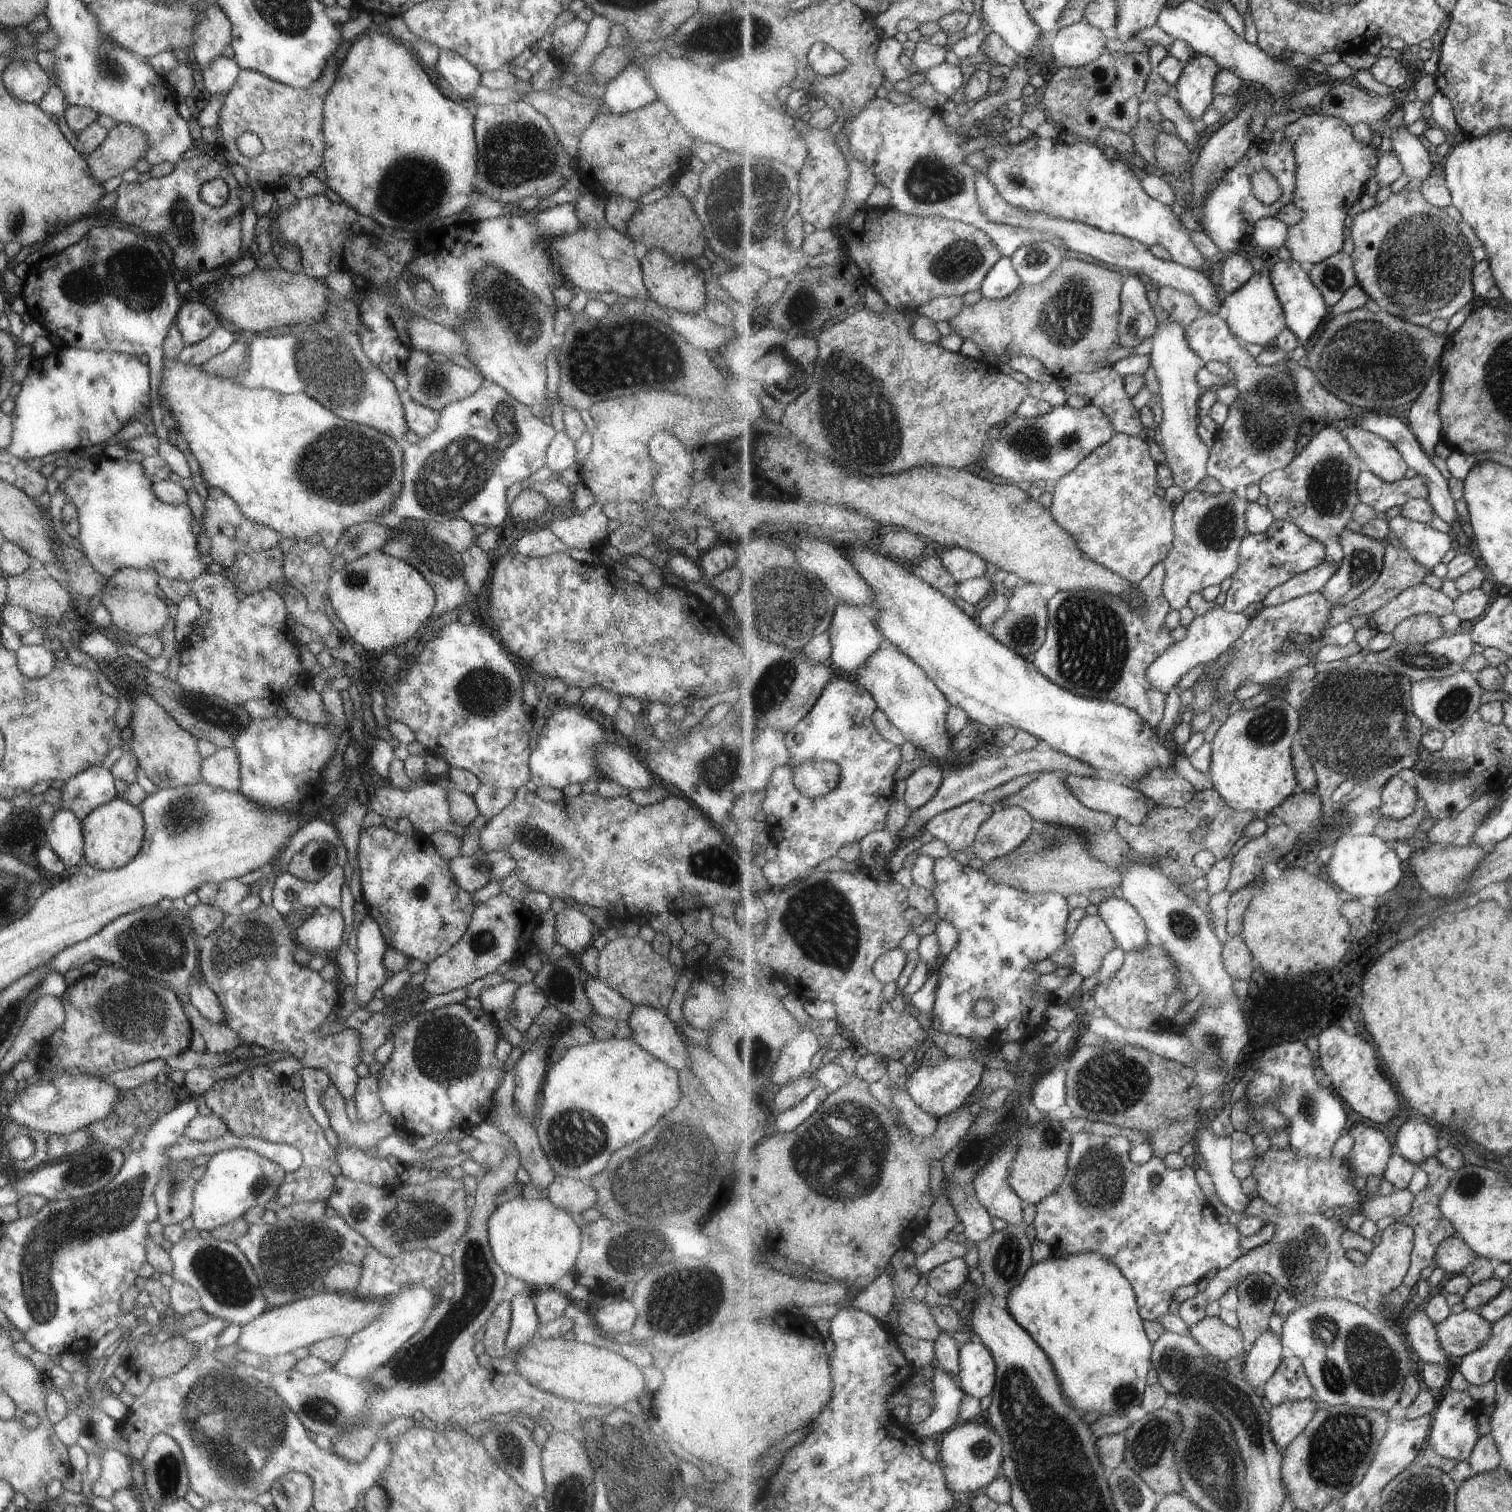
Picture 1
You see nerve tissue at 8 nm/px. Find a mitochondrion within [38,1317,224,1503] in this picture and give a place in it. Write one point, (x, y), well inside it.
(168, 1471)

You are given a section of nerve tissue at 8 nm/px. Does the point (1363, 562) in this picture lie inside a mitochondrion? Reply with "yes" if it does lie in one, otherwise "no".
yes

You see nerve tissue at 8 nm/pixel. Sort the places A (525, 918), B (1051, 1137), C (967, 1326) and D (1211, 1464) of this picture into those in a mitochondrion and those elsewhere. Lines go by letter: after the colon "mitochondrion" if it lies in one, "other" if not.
A: other
B: mitochondrion
C: other
D: mitochondrion

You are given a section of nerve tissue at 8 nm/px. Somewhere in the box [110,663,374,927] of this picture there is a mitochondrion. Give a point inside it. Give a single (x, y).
(188, 820)

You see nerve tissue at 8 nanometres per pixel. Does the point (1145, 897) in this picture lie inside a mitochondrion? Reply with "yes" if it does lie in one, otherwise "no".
no

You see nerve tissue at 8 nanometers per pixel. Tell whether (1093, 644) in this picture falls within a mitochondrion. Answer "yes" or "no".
yes

